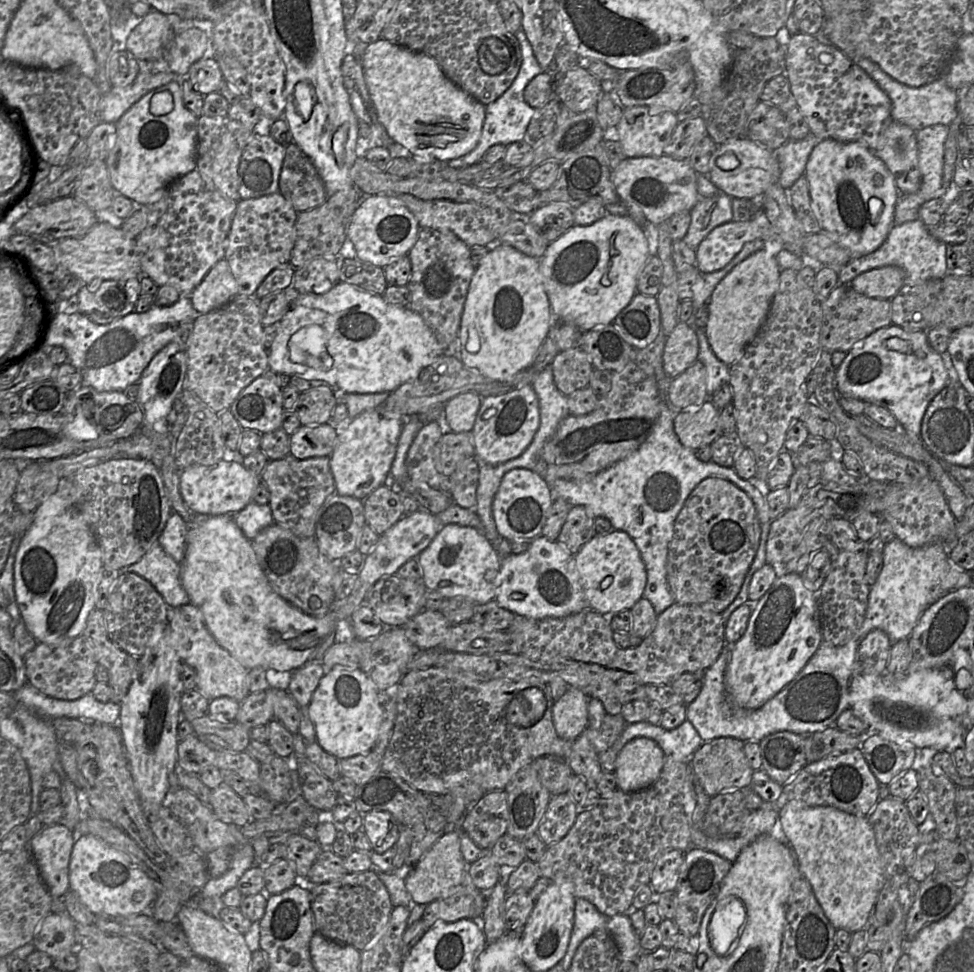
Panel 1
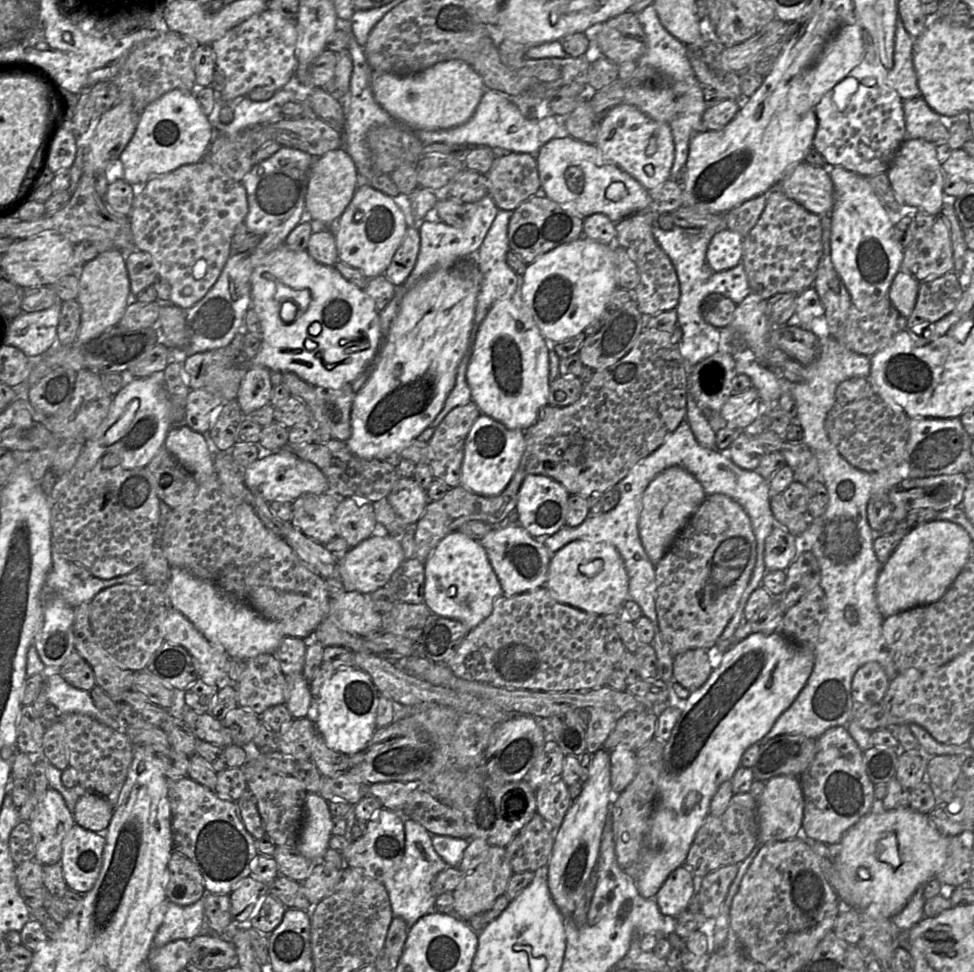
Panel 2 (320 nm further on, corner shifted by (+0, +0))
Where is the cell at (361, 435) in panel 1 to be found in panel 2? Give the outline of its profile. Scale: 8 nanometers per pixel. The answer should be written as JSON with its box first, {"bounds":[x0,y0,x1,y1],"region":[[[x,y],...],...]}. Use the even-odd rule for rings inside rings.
{"bounds":[346,264,481,461],"region":[[[475,264],[468,269],[440,268],[405,294],[388,339],[372,362],[373,371],[352,404],[352,433],[346,444],[353,454],[366,460],[399,461],[400,452],[431,425],[454,387],[458,366],[468,348],[480,283],[481,273]]]}

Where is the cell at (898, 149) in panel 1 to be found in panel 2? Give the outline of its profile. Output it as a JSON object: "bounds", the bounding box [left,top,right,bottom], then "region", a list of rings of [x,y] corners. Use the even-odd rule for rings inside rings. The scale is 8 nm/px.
{"bounds":[901,213,954,282],"region":[[[916,213],[912,242],[904,250],[901,270],[919,282],[934,279],[954,270],[954,255],[948,224],[942,214]]]}

